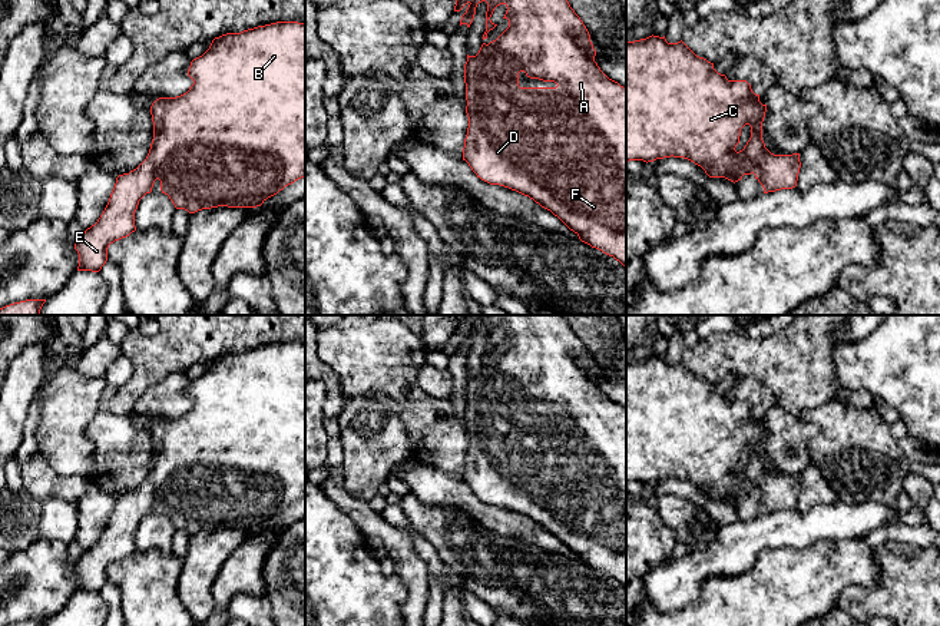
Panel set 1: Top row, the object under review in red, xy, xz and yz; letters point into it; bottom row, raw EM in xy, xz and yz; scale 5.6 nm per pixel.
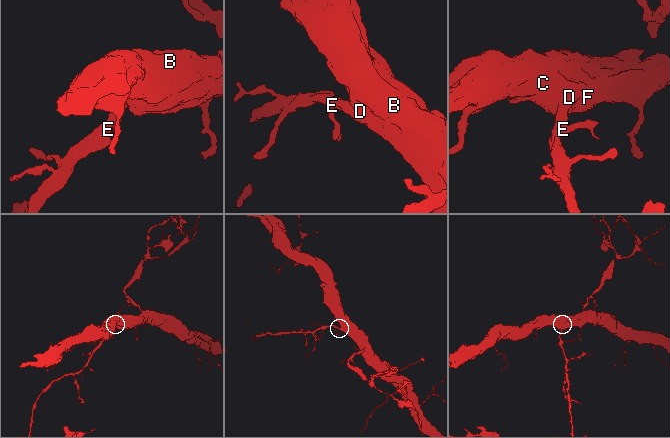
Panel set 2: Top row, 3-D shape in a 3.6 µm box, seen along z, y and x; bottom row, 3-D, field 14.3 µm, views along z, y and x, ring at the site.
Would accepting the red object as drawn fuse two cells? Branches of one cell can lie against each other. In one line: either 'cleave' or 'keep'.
keep

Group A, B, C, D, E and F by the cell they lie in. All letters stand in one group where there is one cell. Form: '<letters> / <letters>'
A B C D E F

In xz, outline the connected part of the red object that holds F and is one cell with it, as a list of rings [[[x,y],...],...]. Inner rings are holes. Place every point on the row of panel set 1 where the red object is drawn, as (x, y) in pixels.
[[[456,0],[454,11],[460,11],[466,4],[469,6],[461,16],[460,26],[470,27],[476,7],[479,3],[487,3],[486,11],[486,32],[483,40],[487,39],[487,33],[493,30],[494,24],[490,17],[494,9],[500,4],[507,7],[503,19],[509,20],[509,27],[489,44],[483,43],[476,56],[467,54],[464,64],[464,83],[466,83],[466,113],[469,117],[467,135],[463,148],[463,160],[469,163],[471,170],[481,180],[490,185],[500,185],[516,191],[524,196],[529,196],[542,208],[550,211],[557,216],[570,231],[573,231],[579,239],[592,248],[602,251],[603,254],[613,256],[623,266],[626,266],[626,87],[618,82],[609,79],[595,62],[596,50],[590,42],[590,34],[580,20],[580,17],[570,7],[567,0]],[[524,72],[530,79],[539,79],[543,82],[555,82],[556,87],[520,87],[519,73]]]

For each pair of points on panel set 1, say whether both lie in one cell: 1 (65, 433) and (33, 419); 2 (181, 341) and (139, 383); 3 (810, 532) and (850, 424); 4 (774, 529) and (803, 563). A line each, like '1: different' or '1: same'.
1: different
2: same
3: different
4: different

